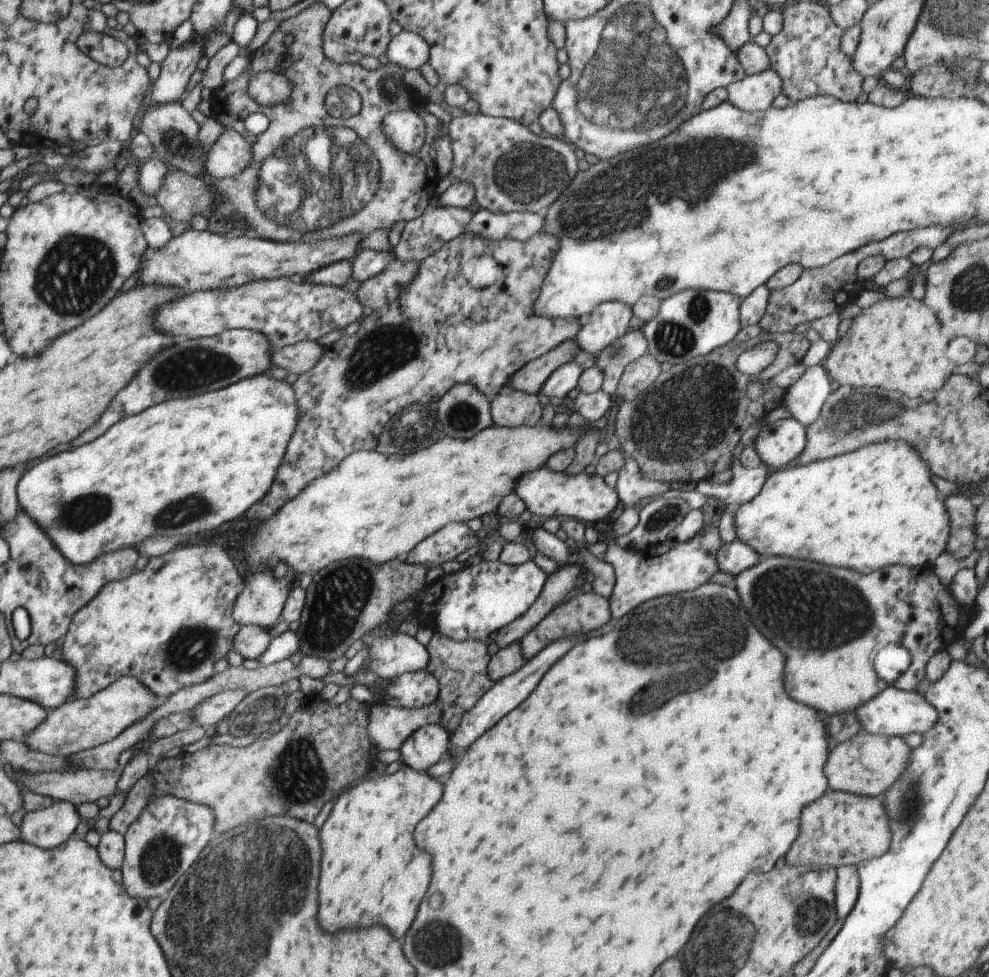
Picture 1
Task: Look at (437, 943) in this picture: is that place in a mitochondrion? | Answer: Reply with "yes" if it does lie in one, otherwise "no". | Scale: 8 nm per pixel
yes

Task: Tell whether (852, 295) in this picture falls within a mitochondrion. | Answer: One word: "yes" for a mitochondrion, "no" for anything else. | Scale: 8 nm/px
no

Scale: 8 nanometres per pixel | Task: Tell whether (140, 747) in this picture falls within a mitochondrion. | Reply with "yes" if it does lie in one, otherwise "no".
no

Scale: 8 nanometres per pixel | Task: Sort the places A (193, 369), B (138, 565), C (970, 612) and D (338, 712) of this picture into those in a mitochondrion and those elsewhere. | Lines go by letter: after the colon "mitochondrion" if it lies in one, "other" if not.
A: mitochondrion
B: other
C: other
D: other

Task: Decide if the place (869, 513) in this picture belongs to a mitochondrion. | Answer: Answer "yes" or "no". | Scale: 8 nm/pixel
no

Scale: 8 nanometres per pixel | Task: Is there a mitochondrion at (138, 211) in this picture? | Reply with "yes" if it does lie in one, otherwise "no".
no

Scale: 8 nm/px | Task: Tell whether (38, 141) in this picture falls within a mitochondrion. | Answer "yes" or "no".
no

